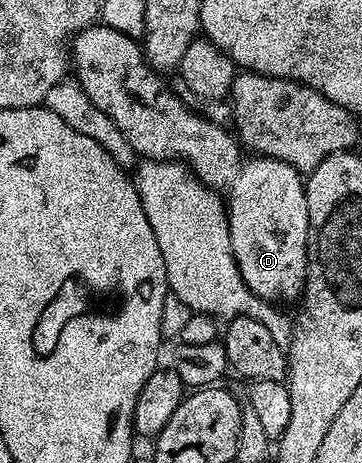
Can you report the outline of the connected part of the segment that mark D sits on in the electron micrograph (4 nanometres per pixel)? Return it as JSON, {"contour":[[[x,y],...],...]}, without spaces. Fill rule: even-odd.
{"contour":[[[96,22],[92,24],[90,28],[82,28],[82,30],[73,37],[69,45],[69,60],[73,65],[74,79],[79,81],[79,85],[85,90],[85,94],[89,94],[89,102],[93,102],[93,106],[97,106],[97,110],[105,110],[105,114],[109,114],[109,118],[113,118],[113,122],[117,122],[117,130],[121,130],[121,134],[125,134],[125,142],[129,142],[129,146],[133,146],[136,157],[142,158],[143,160],[174,160],[176,162],[182,162],[195,173],[196,178],[198,178],[201,183],[207,185],[208,188],[222,190],[225,193],[227,225],[229,226],[229,238],[231,239],[231,254],[237,262],[239,273],[245,282],[245,286],[249,286],[251,293],[268,302],[291,300],[294,296],[295,299],[302,297],[303,277],[307,274],[307,227],[309,226],[309,218],[307,217],[307,190],[304,177],[300,172],[293,166],[289,166],[285,162],[274,160],[268,156],[256,155],[254,158],[251,158],[255,160],[247,160],[242,164],[242,162],[239,161],[239,152],[241,153],[240,141],[236,139],[230,131],[227,133],[221,125],[214,124],[213,121],[206,120],[205,117],[198,116],[195,112],[190,112],[190,110],[179,101],[178,94],[163,81],[166,79],[147,63],[147,58],[143,54],[140,41],[134,36],[126,36],[118,32],[115,28],[109,27],[108,24]]]}

